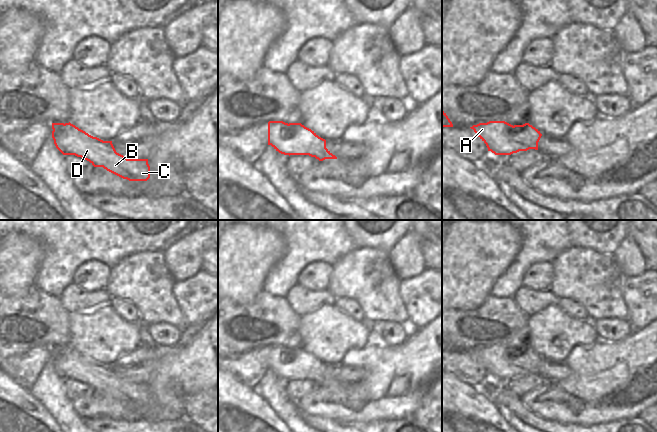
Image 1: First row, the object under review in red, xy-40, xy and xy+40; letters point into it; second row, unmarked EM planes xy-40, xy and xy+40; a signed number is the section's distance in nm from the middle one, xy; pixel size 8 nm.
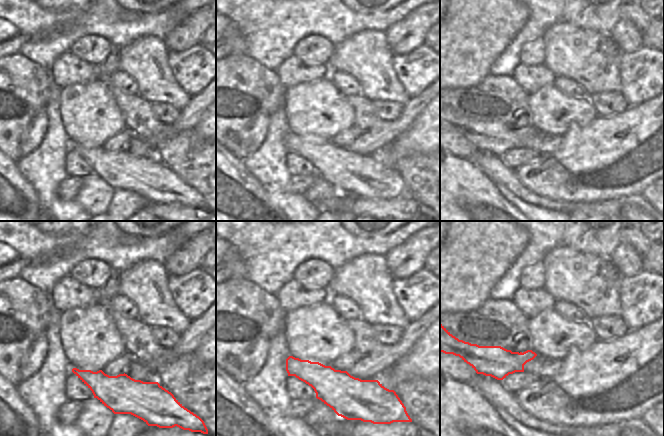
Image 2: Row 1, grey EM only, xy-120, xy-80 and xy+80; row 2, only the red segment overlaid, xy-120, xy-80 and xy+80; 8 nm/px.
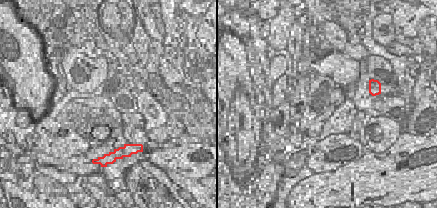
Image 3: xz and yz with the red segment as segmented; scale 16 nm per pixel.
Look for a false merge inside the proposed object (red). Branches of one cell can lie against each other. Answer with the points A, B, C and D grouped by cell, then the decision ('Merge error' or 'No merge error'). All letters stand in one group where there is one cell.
Groups: A B C D. No merge error

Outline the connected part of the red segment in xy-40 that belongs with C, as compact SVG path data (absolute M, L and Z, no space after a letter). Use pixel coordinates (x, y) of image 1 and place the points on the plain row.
M52 347L52 362L56 372L63 379L75 379L89 385L94 391L103 391L107 395L129 405L147 405L150 402L148 383L127 383L116 376L112 365L103 365L93 361L75 349Z

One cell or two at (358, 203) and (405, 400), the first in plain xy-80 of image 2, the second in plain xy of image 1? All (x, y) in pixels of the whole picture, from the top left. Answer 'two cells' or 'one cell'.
two cells

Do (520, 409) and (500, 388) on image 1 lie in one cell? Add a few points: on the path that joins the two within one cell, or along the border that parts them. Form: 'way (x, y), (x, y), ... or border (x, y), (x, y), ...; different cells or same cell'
way (515, 404), (504, 393); same cell

